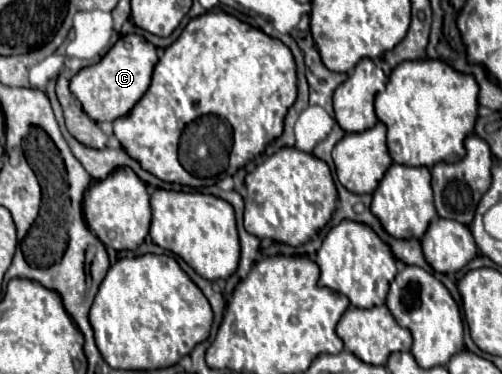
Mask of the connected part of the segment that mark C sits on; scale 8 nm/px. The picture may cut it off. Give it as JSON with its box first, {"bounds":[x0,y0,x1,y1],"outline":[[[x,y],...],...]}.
{"bounds":[71,35,157,121],"outline":[[[125,35],[121,37],[109,53],[95,65],[81,69],[71,79],[71,93],[81,101],[83,111],[95,121],[115,121],[117,117],[127,115],[133,105],[143,97],[149,89],[151,73],[157,63],[157,49],[139,35]]]}

